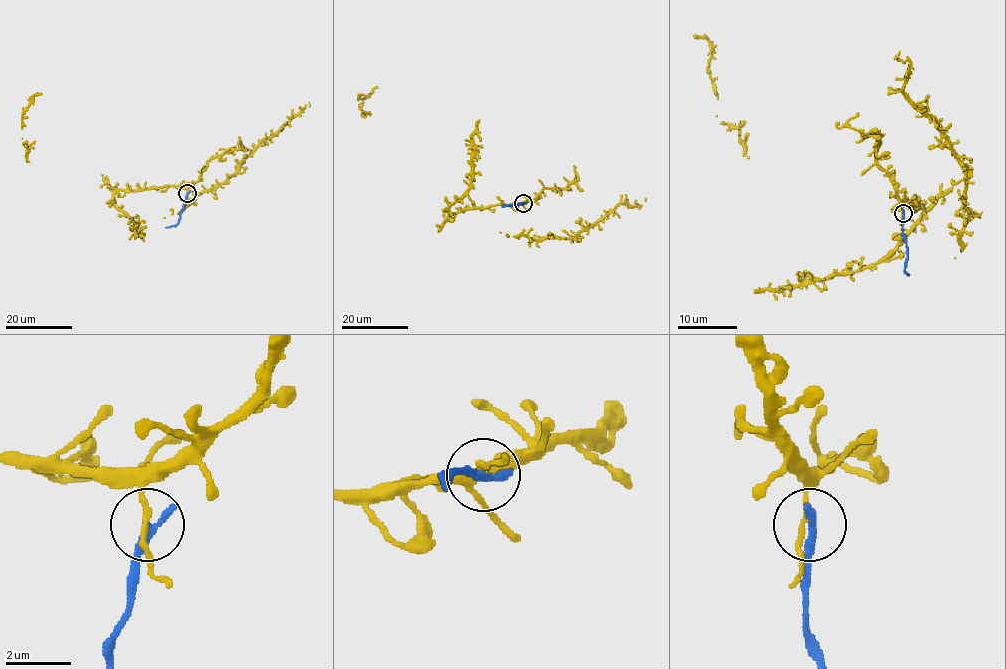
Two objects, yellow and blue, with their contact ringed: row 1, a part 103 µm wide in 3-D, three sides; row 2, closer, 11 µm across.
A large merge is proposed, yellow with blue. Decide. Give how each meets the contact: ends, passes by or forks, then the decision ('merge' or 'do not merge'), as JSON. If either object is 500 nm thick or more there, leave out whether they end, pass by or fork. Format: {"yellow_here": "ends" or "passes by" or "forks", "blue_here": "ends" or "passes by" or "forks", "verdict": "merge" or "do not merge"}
{"yellow_here": "passes by", "blue_here": "ends", "verdict": "do not merge"}

